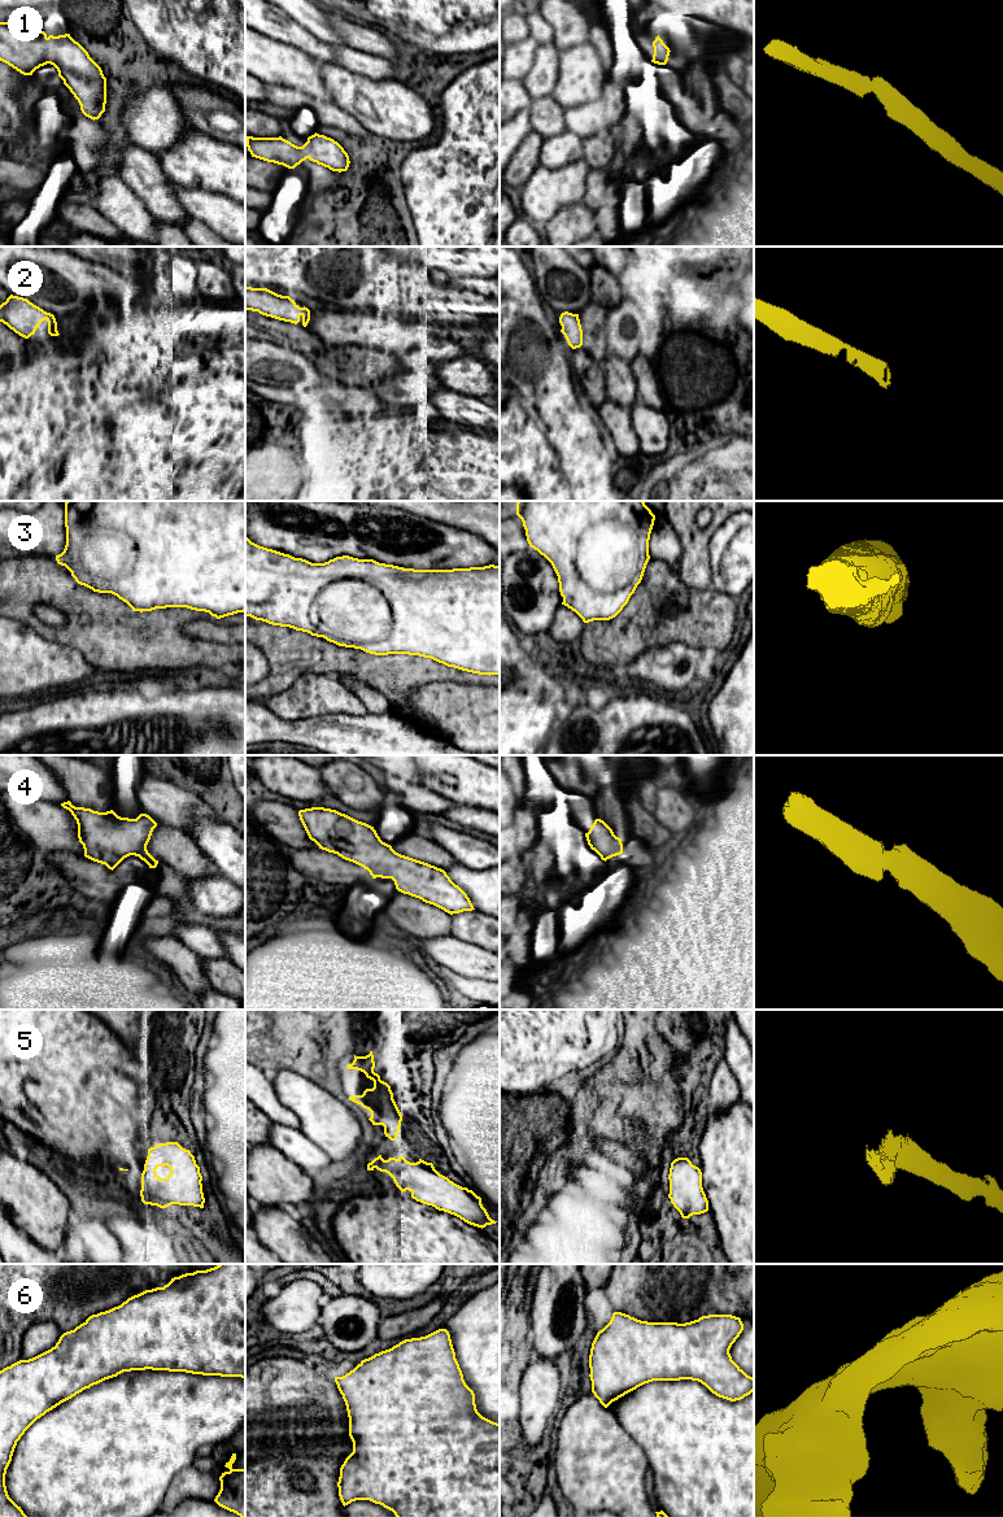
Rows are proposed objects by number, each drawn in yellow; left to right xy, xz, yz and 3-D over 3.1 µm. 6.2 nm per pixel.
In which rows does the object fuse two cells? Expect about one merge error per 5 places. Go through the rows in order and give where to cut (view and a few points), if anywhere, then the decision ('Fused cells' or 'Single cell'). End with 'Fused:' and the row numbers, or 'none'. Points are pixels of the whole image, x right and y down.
1: No split. Single cell
2: No split. Single cell
3: No split. Single cell
4: No split. Single cell
5: No split. Single cell
6: No split. Single cell
Fused: none

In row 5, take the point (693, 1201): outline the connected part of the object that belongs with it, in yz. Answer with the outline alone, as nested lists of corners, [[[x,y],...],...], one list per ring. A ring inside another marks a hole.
[[[677,1158],[670,1168],[668,1198],[683,1219],[708,1211],[708,1200],[702,1187],[702,1172],[688,1158]]]

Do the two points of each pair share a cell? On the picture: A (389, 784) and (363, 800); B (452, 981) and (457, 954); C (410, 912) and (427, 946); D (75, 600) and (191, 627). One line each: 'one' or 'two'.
A: two
B: two
C: two
D: two

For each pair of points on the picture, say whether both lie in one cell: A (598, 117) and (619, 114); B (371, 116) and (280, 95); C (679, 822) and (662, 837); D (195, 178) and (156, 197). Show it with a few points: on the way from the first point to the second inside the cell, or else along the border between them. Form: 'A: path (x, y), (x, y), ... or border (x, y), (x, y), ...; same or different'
A: border (602, 99), (607, 117); different
B: border (332, 101), (352, 114), (366, 129); different
C: border (652, 813), (676, 838); different
D: border (156, 156), (162, 171), (171, 181); different

